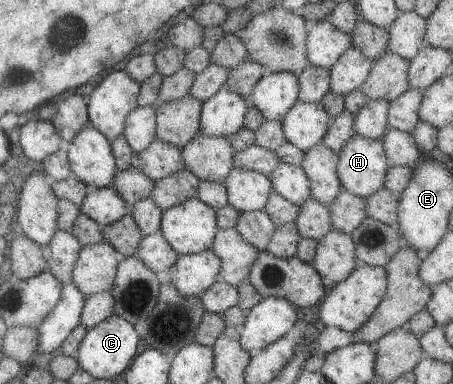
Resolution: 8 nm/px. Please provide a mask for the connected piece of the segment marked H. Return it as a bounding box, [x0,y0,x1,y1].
[336,135,390,199]

